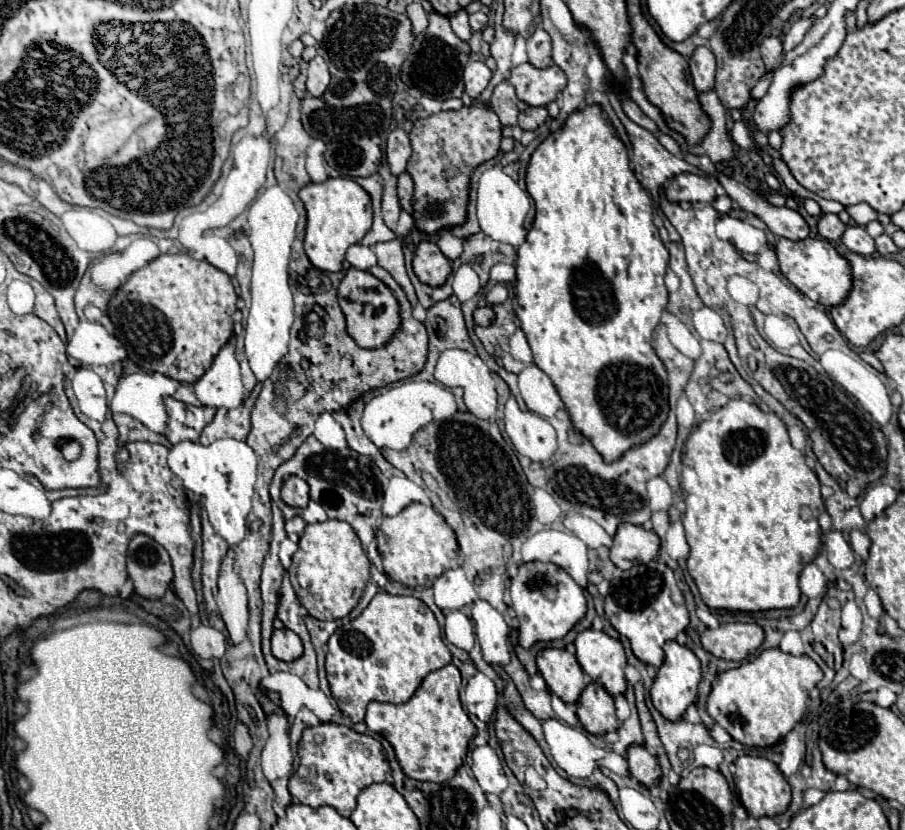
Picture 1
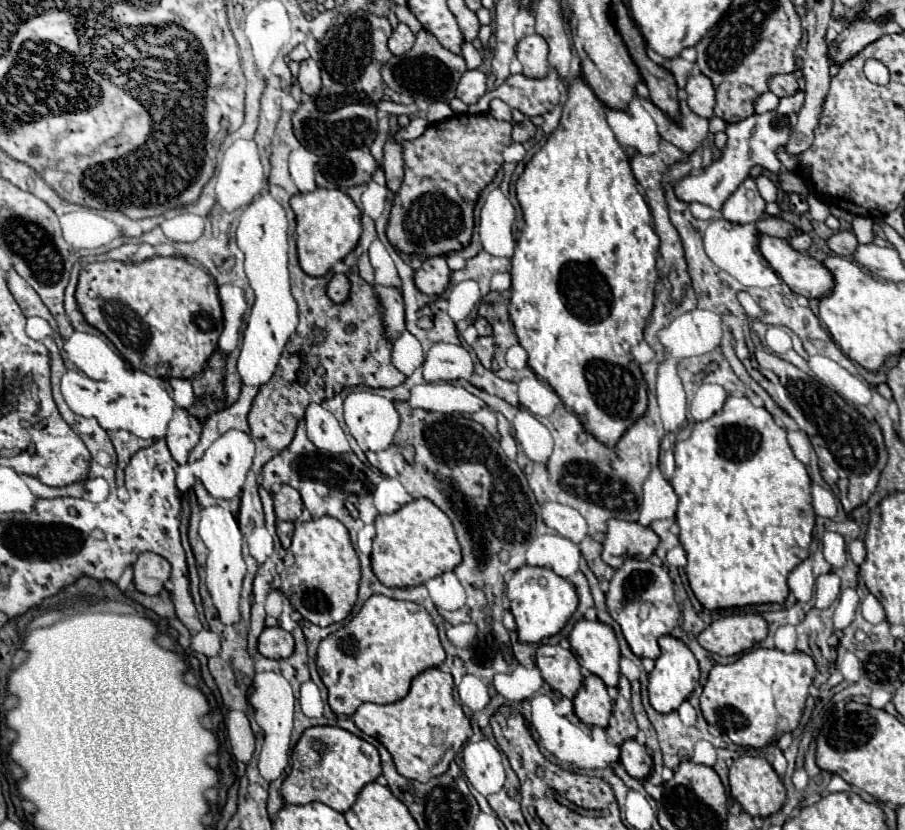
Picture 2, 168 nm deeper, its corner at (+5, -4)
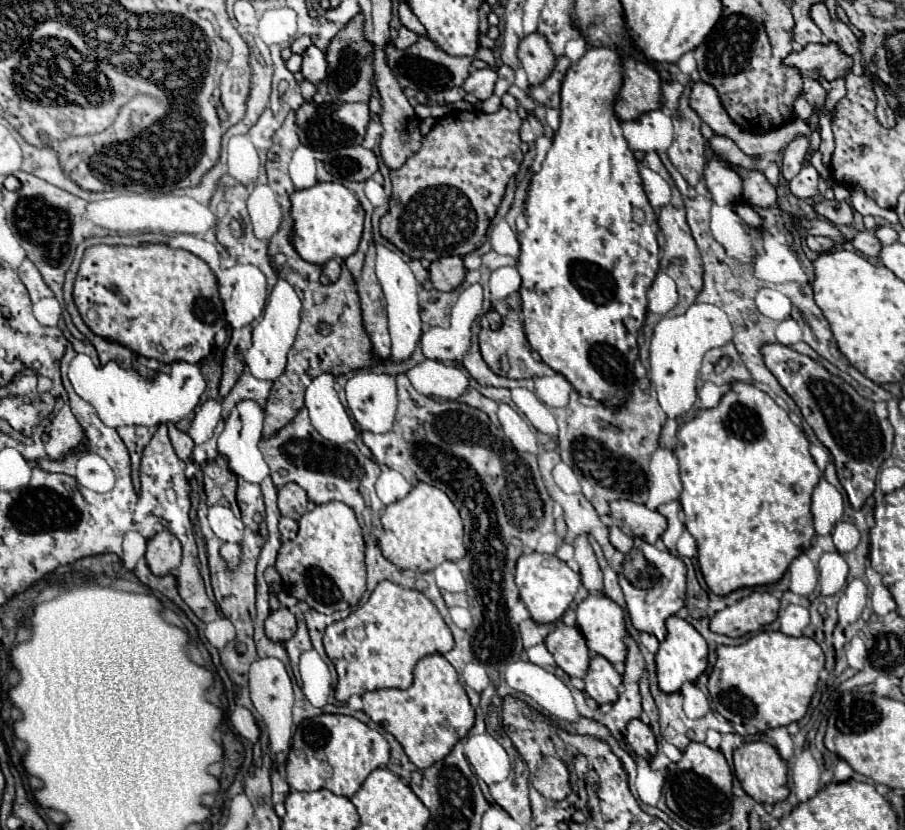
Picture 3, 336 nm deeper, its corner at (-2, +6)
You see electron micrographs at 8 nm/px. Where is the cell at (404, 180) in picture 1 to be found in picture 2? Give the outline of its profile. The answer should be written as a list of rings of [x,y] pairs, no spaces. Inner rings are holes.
[[[390,138],[386,142],[386,146],[384,146],[382,168],[386,172],[386,186],[396,194],[398,188],[402,186],[402,180],[404,180],[404,160],[402,160],[400,144],[392,142]]]

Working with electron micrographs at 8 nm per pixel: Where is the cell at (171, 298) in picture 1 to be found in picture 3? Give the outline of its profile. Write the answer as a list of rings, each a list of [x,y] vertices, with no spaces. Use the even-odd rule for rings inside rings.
[[[167,244],[89,246],[75,278],[75,306],[93,334],[101,338],[113,338],[113,342],[129,346],[129,350],[135,354],[155,358],[165,364],[177,360],[191,364],[201,362],[211,354],[215,334],[225,326],[225,310],[219,296],[217,278],[209,264],[187,250],[175,250]]]

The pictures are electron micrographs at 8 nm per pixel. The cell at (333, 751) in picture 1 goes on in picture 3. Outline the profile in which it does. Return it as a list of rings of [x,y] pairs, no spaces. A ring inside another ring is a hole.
[[[321,714],[303,720],[293,734],[291,750],[287,754],[287,784],[293,790],[309,792],[327,788],[337,796],[351,798],[369,772],[389,762],[387,740],[361,720],[343,714]]]

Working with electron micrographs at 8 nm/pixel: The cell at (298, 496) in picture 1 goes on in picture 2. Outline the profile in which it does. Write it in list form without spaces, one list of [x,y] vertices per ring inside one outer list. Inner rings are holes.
[[[284,484],[280,488],[280,492],[274,494],[274,510],[276,510],[276,516],[280,520],[290,520],[290,522],[296,522],[300,512],[302,512],[302,498],[300,494],[290,488],[288,484]]]

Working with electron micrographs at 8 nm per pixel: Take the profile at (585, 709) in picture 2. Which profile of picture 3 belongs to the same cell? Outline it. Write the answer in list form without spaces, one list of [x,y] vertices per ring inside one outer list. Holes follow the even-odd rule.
[[[591,656],[591,664],[585,676],[585,694],[591,696],[599,706],[611,704],[617,700],[617,688],[621,684],[621,674],[613,668],[613,664],[599,656]]]

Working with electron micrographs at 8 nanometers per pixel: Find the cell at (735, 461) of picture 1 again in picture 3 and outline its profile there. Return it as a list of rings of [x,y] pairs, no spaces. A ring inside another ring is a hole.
[[[733,382],[715,408],[699,410],[693,420],[681,426],[675,454],[683,482],[679,502],[685,512],[685,526],[697,540],[699,566],[711,592],[725,596],[737,588],[779,582],[791,560],[811,546],[815,534],[811,492],[823,476],[809,452],[809,440],[789,420],[789,412],[767,392],[745,382]]]

